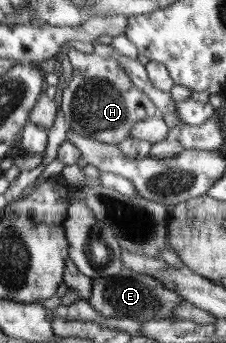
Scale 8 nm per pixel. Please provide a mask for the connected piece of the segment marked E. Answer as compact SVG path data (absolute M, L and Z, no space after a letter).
M123 268L119 274L91 279L92 289L87 301L105 318L142 318L145 322L163 319L179 320L172 315L172 310L183 298L180 298L180 294L174 290L165 288L162 282L152 276Z

